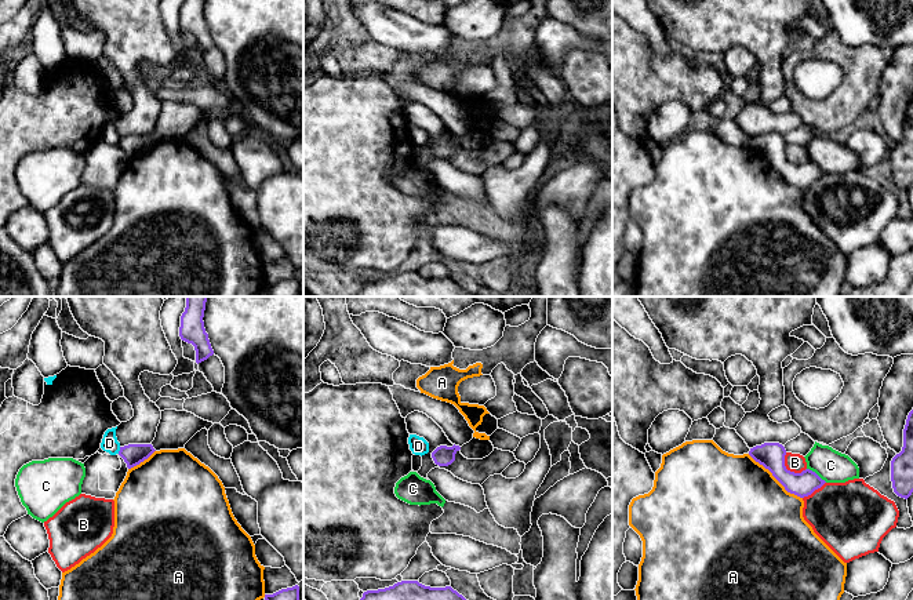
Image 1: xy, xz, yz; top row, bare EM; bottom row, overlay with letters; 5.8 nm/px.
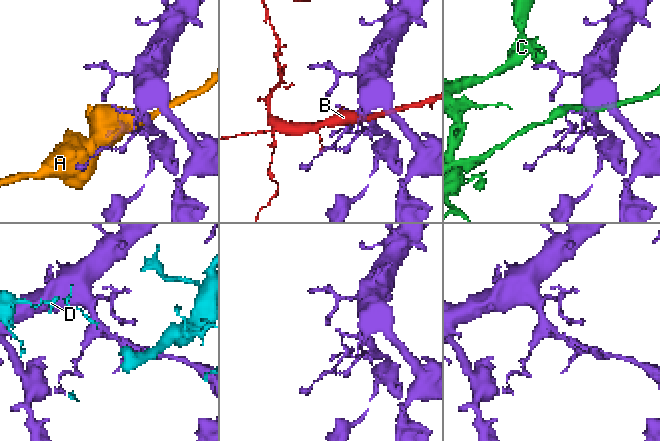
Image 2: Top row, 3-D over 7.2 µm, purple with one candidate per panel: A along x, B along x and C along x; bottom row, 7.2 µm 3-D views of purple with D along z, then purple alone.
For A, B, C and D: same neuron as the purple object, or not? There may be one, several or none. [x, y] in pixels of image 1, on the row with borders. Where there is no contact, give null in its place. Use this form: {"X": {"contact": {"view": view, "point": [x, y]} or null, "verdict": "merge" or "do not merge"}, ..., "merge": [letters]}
{"A": {"contact": {"view": "yz", "point": [774, 476]}, "verdict": "do not merge"}, "B": {"contact": {"view": "yz", "point": [789, 471]}, "verdict": "do not merge"}, "C": {"contact": {"view": "yz", "point": [815, 473]}, "verdict": "do not merge"}, "D": {"contact": {"view": "xy", "point": [120, 450]}, "verdict": "do not merge"}, "merge": []}

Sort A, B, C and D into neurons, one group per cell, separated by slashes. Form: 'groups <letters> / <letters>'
groups A / B / C / D

